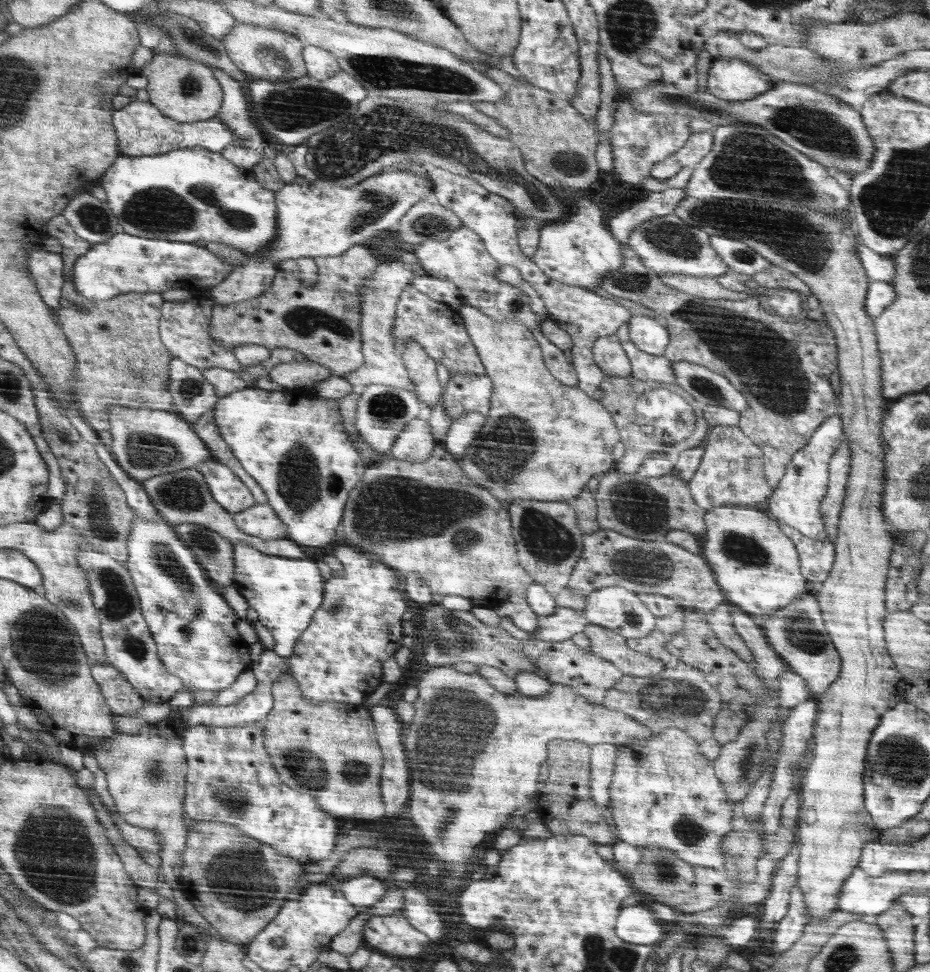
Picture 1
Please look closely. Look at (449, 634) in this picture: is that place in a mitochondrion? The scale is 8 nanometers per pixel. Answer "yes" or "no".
yes

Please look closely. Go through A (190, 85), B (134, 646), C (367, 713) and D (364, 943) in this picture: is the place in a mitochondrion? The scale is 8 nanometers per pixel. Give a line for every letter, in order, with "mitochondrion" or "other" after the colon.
A: mitochondrion
B: mitochondrion
C: other
D: other

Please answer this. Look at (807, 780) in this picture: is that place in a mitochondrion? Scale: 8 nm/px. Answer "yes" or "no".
no

